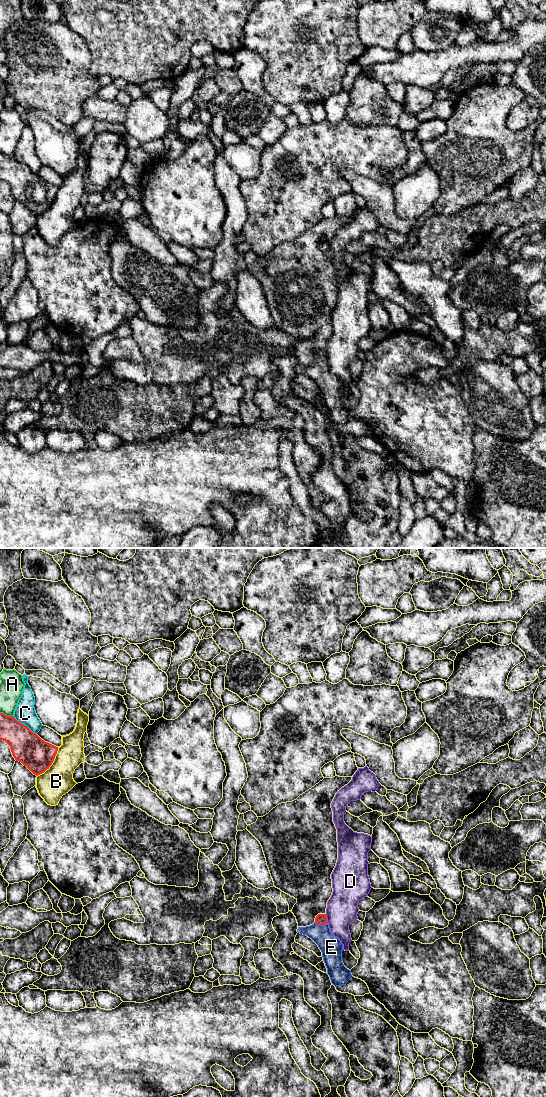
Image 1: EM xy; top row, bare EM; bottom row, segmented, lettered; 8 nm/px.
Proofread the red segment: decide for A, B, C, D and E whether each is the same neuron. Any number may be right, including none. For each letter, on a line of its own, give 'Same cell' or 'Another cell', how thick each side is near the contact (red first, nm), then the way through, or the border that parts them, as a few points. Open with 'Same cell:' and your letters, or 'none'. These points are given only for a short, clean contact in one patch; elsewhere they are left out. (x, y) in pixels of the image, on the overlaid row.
Same cell: E
A: Another cell. Thickness 220 nm (red) against 190 nm
B: Another cell. Thickness 260 nm (red) against 240 nm
C: Another cell. Thickness 260 nm (red) against 170 nm
D: Another cell. Thickness 90 nm (red) against 260 nm. Boundary: xy (325, 914), (328, 922)
E: Same cell. Thickness 90 nm (red) against 180 nm. Path across: xy (321, 919), (321, 924), (321, 935), (331, 947)

